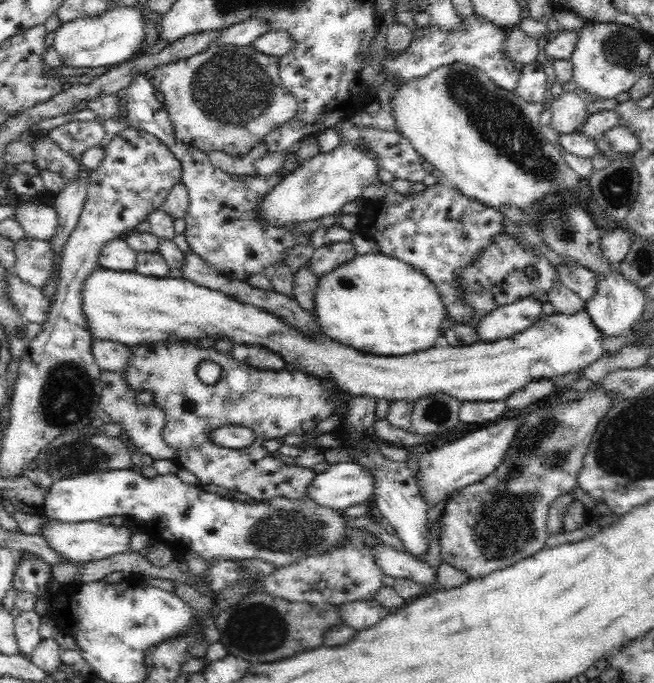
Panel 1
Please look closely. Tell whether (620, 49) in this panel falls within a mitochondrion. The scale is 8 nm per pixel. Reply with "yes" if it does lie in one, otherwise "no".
yes

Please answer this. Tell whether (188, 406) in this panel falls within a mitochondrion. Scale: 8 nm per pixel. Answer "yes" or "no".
no

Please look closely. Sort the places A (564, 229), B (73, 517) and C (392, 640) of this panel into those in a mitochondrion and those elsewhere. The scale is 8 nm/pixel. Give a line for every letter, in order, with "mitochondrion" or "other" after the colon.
A: mitochondrion
B: other
C: other

